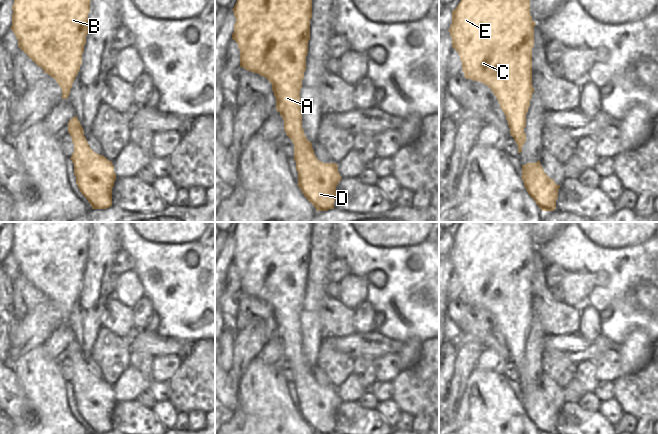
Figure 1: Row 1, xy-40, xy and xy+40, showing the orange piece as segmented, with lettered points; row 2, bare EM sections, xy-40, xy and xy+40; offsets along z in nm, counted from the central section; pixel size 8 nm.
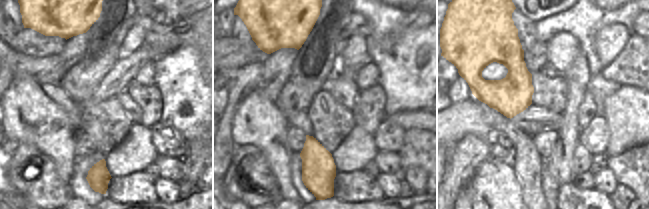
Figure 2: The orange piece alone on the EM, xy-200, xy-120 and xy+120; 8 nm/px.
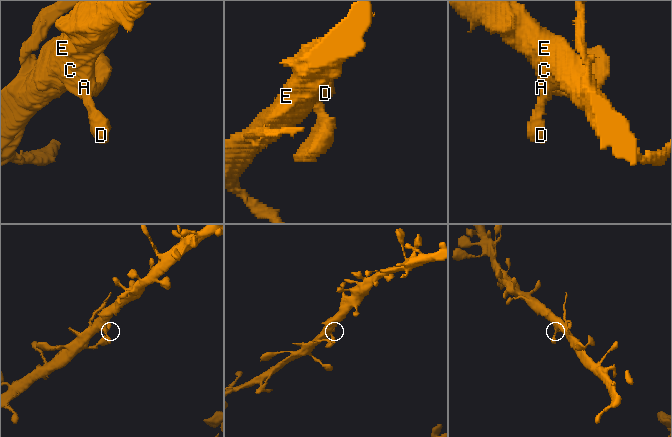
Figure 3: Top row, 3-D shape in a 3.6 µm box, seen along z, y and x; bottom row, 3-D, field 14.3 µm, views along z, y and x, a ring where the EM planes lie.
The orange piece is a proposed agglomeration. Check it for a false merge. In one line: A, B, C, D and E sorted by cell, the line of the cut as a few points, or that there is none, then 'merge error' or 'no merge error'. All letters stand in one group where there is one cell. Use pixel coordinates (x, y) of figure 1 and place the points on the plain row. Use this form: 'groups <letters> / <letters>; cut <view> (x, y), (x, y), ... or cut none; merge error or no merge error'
groups A B C D E; cut none; no merge error

